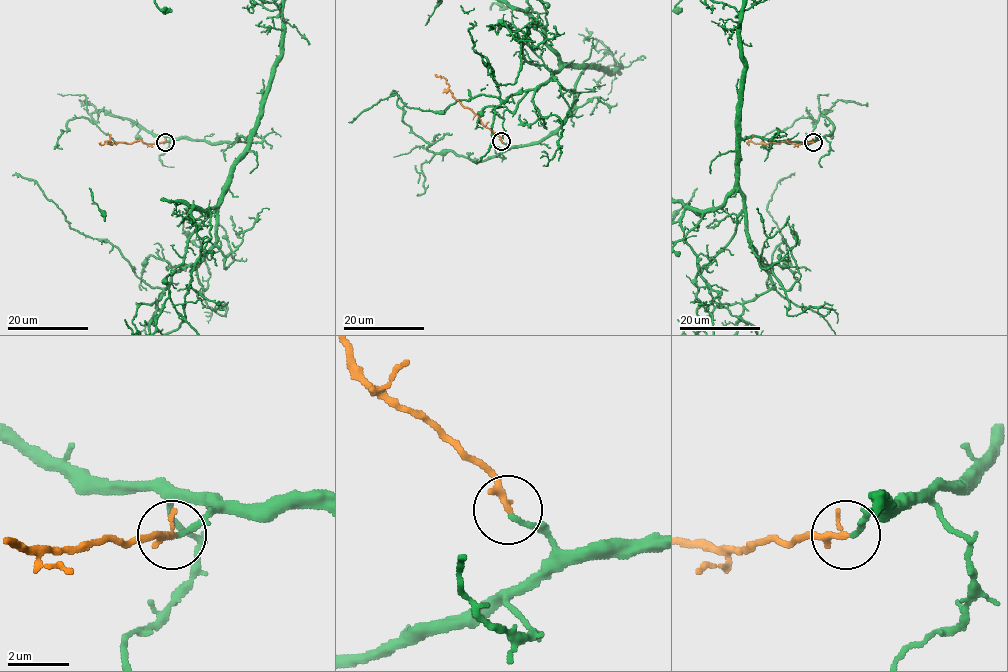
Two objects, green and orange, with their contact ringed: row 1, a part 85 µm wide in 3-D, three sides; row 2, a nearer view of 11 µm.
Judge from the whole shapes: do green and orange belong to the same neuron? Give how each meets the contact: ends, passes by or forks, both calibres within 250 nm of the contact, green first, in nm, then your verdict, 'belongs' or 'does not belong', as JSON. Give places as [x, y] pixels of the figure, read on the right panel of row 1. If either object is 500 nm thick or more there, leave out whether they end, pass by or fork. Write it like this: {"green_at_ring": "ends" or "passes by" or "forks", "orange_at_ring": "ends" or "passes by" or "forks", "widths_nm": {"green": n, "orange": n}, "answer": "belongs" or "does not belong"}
{"green_at_ring": "ends", "orange_at_ring": "ends", "widths_nm": {"green": 150, "orange": 240}, "answer": "belongs"}

